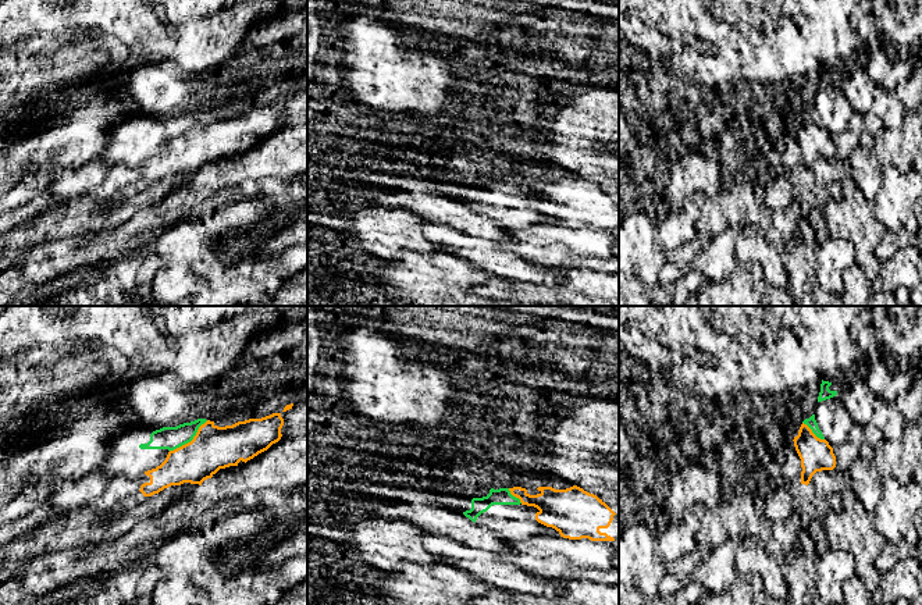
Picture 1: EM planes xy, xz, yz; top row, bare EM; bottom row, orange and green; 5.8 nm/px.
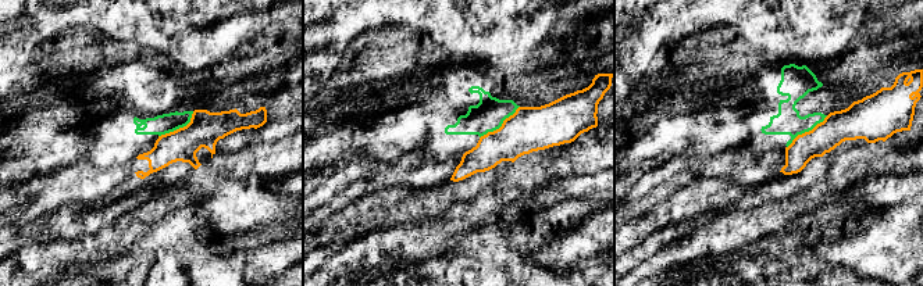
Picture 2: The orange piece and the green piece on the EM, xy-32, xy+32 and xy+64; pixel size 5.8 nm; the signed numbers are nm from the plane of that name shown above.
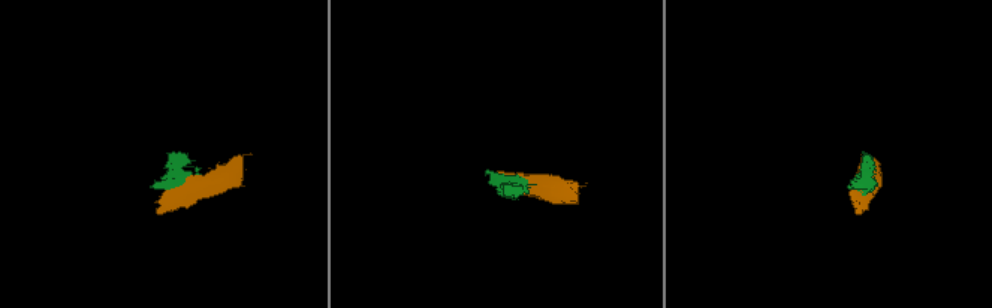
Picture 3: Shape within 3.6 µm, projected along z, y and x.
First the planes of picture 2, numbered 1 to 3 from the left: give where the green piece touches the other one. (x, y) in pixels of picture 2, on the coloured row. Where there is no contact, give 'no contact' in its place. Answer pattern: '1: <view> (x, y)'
1: xy-32 (180, 128)
2: xy+32 (502, 125)
3: xy+64 (806, 132)

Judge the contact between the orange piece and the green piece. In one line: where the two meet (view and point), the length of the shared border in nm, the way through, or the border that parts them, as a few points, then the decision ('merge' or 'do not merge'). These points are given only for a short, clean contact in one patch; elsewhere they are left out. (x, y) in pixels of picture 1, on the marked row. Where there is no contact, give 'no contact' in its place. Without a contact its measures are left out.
meets orange in xy at (192, 440); contact 280 nm long; border along xy (207, 420), (189, 441), (170, 451); do not merge

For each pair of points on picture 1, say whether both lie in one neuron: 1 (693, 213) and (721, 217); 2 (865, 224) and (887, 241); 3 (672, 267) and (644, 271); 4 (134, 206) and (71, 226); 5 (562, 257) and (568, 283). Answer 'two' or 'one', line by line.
1: two
2: two
3: two
4: one
5: two

